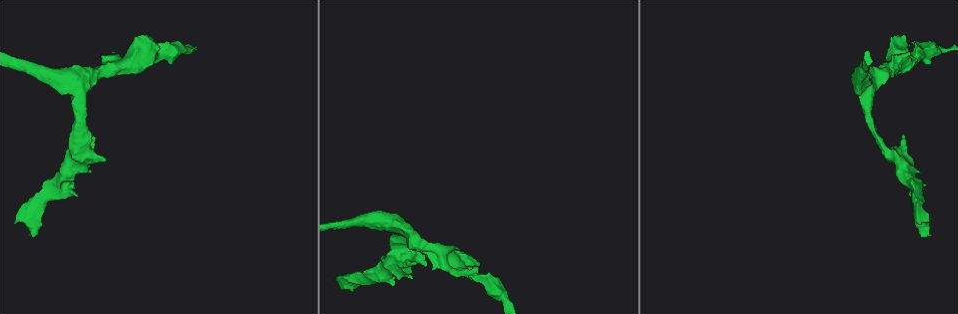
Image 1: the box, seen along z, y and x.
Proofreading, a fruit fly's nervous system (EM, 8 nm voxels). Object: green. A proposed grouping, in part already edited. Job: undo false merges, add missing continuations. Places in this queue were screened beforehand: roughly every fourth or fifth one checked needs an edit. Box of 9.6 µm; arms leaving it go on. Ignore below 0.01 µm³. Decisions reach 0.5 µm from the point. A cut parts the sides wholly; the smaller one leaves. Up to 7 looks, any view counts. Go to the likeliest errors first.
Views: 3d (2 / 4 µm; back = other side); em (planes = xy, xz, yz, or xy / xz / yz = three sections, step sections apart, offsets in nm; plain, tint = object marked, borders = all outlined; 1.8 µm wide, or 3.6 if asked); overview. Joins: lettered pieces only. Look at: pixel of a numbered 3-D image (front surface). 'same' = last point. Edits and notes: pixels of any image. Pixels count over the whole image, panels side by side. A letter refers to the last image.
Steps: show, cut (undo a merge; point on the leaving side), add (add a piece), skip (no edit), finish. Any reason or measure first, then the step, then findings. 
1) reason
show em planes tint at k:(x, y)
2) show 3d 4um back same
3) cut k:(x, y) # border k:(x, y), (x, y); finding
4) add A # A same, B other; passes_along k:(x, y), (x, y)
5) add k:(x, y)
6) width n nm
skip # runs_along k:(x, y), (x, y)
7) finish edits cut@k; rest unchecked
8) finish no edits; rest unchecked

stops while still wide
show em planes borders at 1:(931, 235)

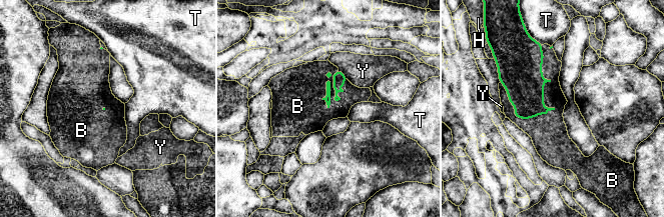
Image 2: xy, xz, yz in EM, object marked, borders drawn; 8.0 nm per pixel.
add B # B same, H other, T other, Y other; passes_along 2:(521, 75), (543, 95), (551, 125); the neuron continues

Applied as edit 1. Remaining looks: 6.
see it whole again
show overview

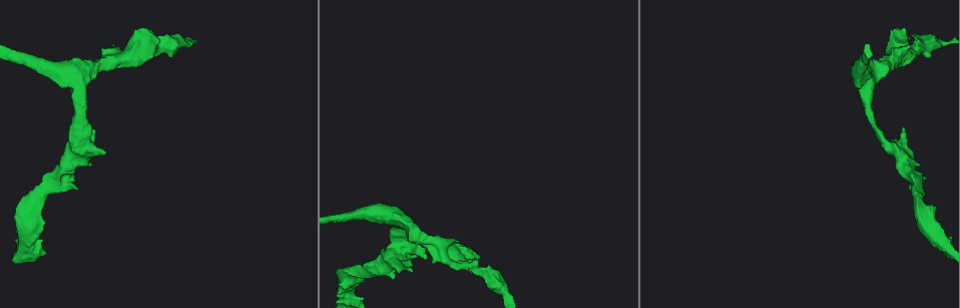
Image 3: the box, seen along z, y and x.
sharp bend
show 3d 2um at 3:(894, 150)

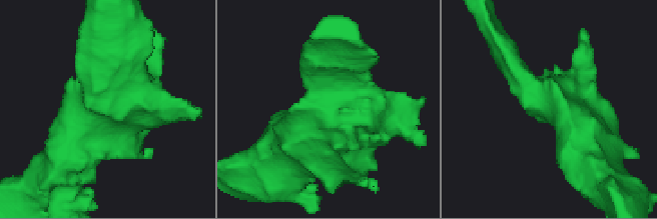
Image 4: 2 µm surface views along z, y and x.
show em xz step 16 tint at 4:(96, 97)

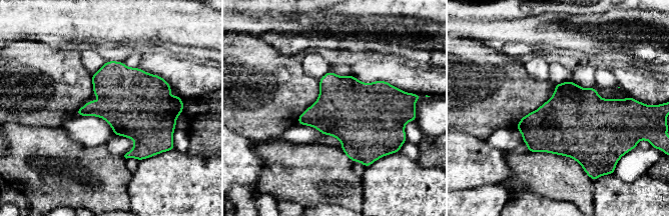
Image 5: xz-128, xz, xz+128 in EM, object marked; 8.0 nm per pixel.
another direction
show em planes borders same

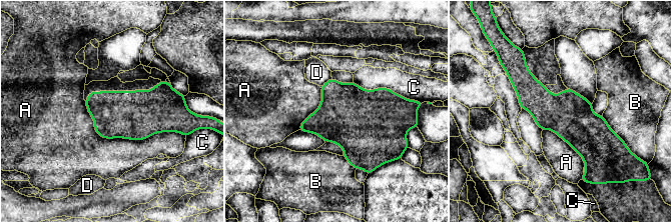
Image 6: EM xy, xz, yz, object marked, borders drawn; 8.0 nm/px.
skip # A other, B other, C other, D other; runs_along 6:(512, 78), (551, 112), (612, 143); all the same neuron

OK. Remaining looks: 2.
finish edits add@2; rest unchecked

